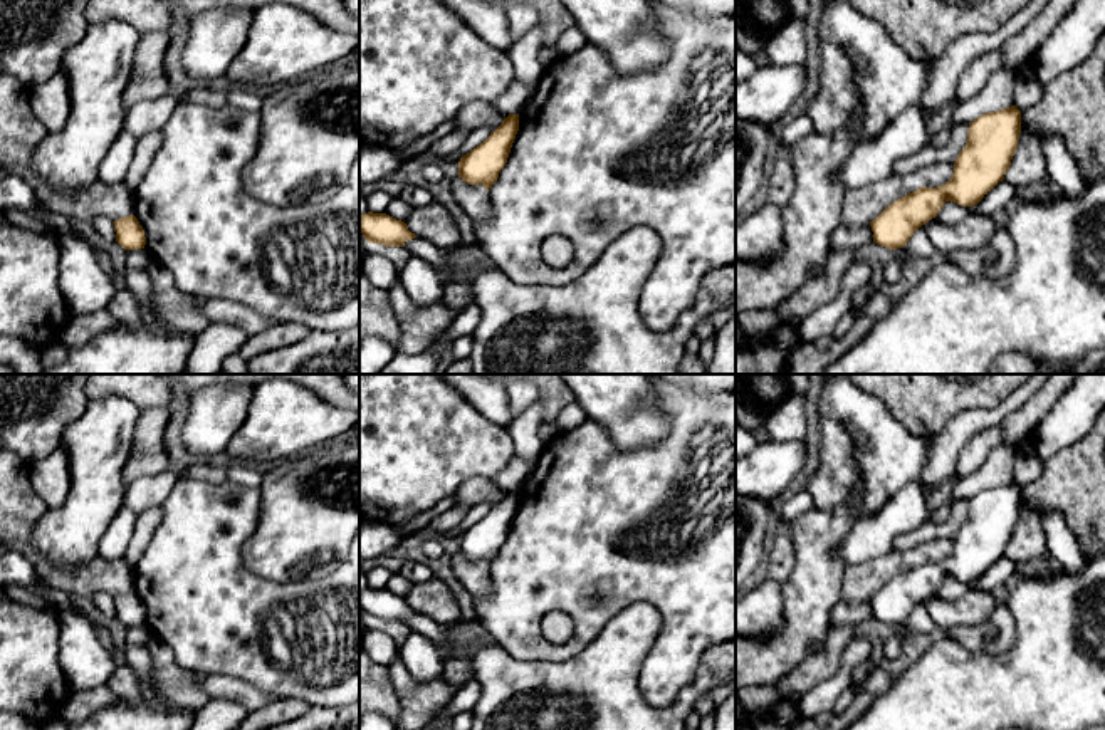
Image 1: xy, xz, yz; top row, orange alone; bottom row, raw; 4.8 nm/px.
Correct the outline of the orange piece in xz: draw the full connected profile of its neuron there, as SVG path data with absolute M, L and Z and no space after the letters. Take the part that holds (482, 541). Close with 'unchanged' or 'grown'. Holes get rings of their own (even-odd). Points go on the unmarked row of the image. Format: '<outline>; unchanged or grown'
M509 490L490 512L458 537L458 554L489 567L505 542L519 507L519 490Z; unchanged

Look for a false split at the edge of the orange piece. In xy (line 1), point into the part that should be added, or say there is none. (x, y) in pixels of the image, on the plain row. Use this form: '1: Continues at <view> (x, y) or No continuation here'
1: No continuation here

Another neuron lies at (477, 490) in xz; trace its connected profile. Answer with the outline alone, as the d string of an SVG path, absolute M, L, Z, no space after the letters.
M479 477L470 478L455 493L455 507L463 510L469 510L479 503L489 503L490 507L495 507L505 493L507 492L500 490L492 480Z

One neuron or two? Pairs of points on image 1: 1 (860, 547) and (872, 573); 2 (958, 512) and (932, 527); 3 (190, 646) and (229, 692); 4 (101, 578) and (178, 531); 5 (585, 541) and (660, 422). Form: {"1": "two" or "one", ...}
{"1": "two", "2": "one", "3": "two", "4": "two", "5": "two"}

